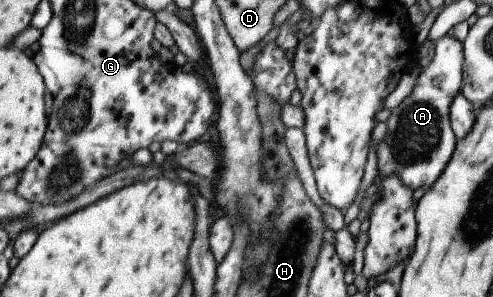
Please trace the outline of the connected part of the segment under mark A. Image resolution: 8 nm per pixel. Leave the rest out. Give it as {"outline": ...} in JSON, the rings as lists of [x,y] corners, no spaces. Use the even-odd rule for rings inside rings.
{"outline":[[[444,36],[434,42],[433,48],[434,57],[418,75],[411,93],[394,109],[390,109],[390,115],[385,121],[384,139],[380,139],[379,147],[375,151],[379,165],[377,174],[380,177],[396,175],[400,179],[400,183],[404,187],[408,187],[410,191],[421,188],[425,192],[430,189],[430,185],[438,179],[444,165],[448,163],[448,159],[454,151],[454,143],[457,141],[450,128],[449,107],[452,99],[460,92],[463,81],[463,47],[456,39]]]}

